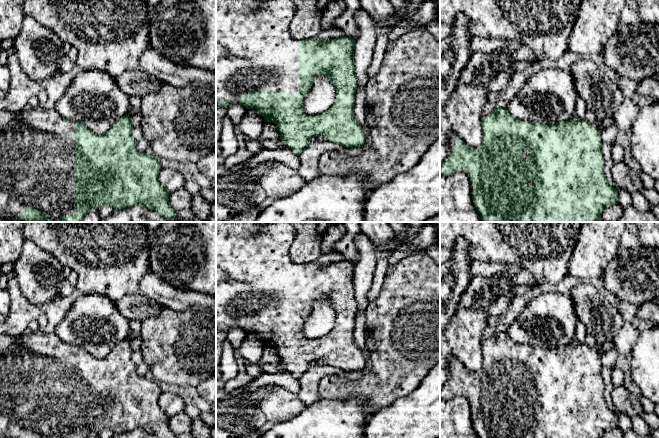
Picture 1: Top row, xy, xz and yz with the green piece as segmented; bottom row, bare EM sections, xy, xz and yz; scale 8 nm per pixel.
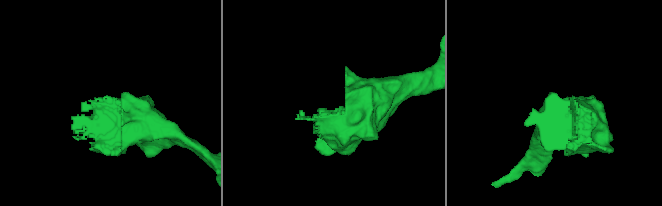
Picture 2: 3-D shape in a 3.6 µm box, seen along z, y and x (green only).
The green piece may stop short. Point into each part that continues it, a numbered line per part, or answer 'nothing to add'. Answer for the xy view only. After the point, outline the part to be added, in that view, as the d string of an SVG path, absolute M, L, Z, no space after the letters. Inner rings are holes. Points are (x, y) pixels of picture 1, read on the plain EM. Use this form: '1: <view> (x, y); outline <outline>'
1: xy (37, 383); outline M41 331L22 335L0 334L0 438L22 438L25 430L33 430L36 434L41 434L43 438L74 438L75 437L75 371L72 367L74 362L69 362L69 358L75 357L75 345L64 345L63 341L54 333L45 334Z

